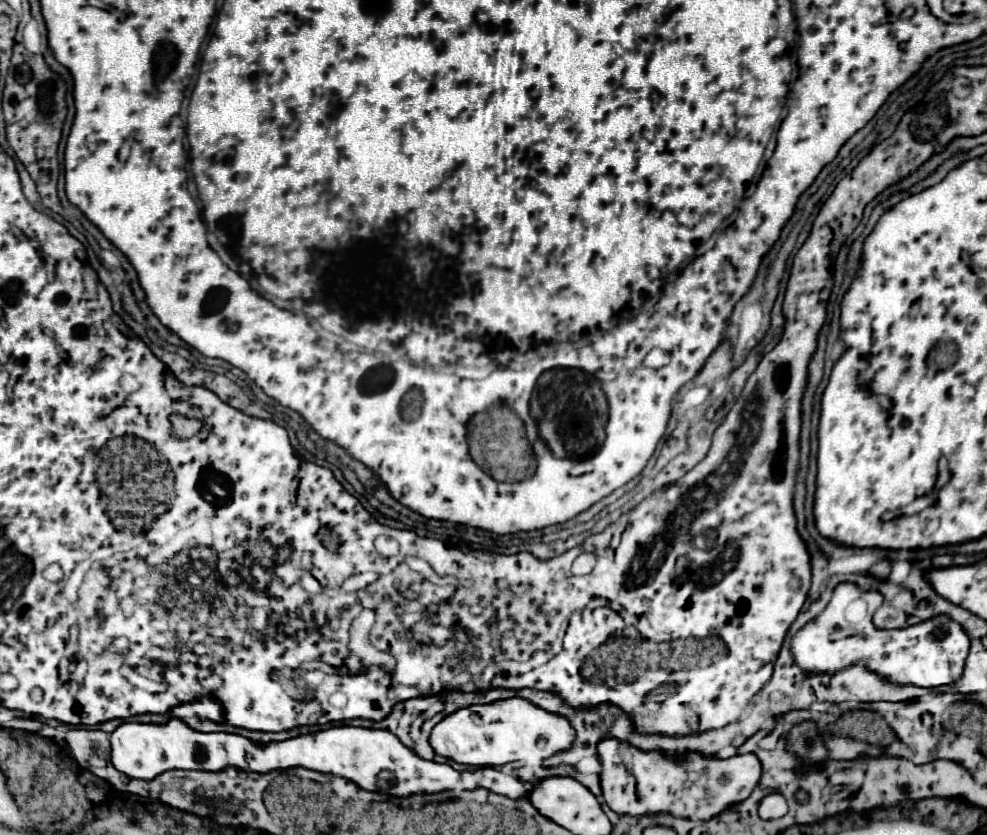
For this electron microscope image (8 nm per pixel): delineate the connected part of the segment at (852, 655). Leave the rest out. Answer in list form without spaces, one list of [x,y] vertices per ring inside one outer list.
[[[849,582],[837,584],[837,670],[853,664],[853,662],[865,662],[865,666],[883,678],[897,682],[897,684],[915,684],[915,686],[943,686],[955,682],[965,665],[970,639],[966,632],[958,631],[954,623],[948,623],[946,619],[932,617],[925,622],[909,626],[905,630],[875,630],[871,616],[875,614],[875,608],[865,608],[865,594],[861,594],[861,588]]]

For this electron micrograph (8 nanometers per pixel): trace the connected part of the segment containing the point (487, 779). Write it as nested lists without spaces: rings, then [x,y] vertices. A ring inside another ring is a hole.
[[[171,718],[165,724],[141,724],[123,722],[111,734],[111,762],[113,766],[139,780],[153,780],[165,770],[225,770],[239,768],[247,772],[271,772],[291,766],[305,766],[311,770],[343,776],[365,790],[381,790],[381,772],[387,772],[387,786],[393,782],[393,796],[409,794],[435,794],[443,790],[475,790],[483,787],[495,794],[509,796],[513,800],[527,796],[523,782],[511,774],[503,774],[495,768],[477,768],[457,772],[449,764],[437,764],[419,758],[405,748],[389,730],[361,728],[361,726],[333,726],[313,734],[301,734],[283,742],[257,744],[241,734],[229,732],[197,732],[179,718]]]

